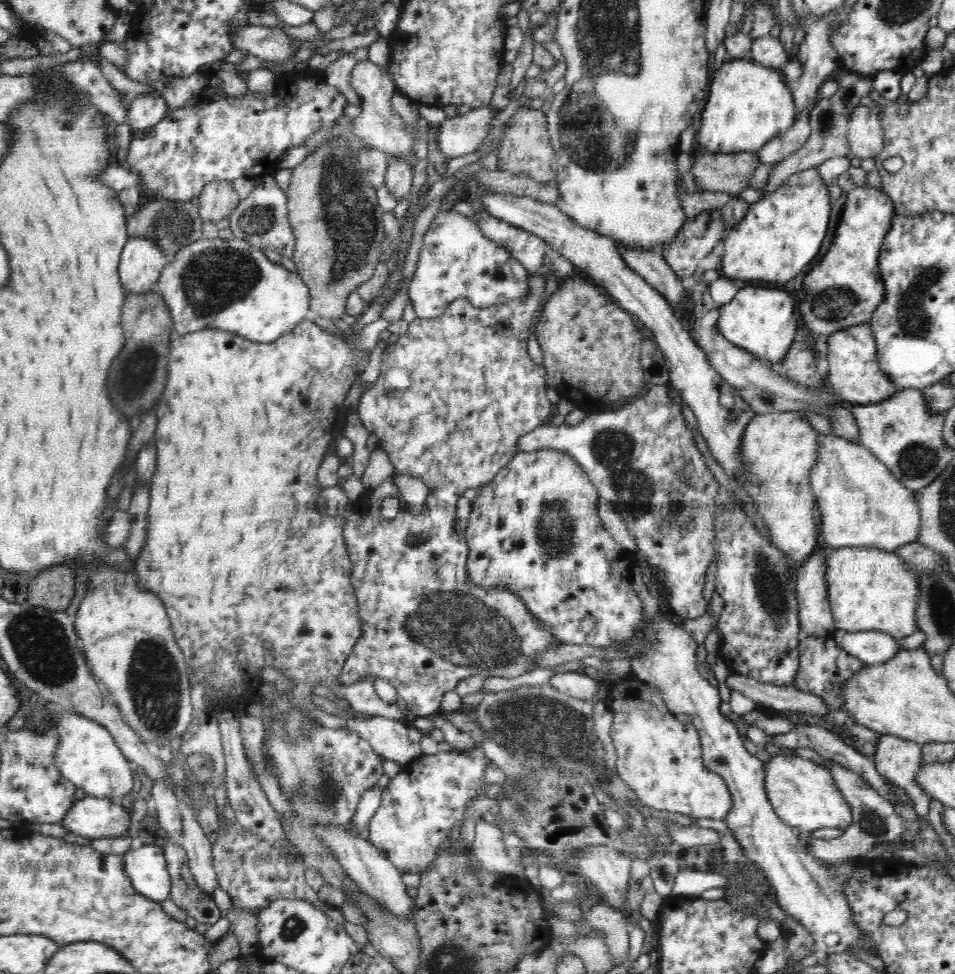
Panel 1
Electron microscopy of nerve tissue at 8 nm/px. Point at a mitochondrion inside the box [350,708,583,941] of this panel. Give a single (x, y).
(514, 797)

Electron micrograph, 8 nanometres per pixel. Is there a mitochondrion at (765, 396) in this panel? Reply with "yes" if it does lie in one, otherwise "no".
yes

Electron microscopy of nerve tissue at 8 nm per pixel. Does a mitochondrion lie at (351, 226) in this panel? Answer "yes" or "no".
yes

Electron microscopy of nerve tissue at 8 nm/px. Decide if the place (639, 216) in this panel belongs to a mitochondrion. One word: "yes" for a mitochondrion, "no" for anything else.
no

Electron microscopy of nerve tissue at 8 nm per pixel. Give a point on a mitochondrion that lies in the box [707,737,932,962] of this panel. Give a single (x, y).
(748, 892)

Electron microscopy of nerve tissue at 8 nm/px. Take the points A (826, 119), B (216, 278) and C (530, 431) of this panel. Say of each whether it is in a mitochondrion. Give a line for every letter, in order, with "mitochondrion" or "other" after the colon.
A: mitochondrion
B: mitochondrion
C: other

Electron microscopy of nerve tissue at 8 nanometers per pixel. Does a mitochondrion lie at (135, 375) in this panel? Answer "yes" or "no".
yes

